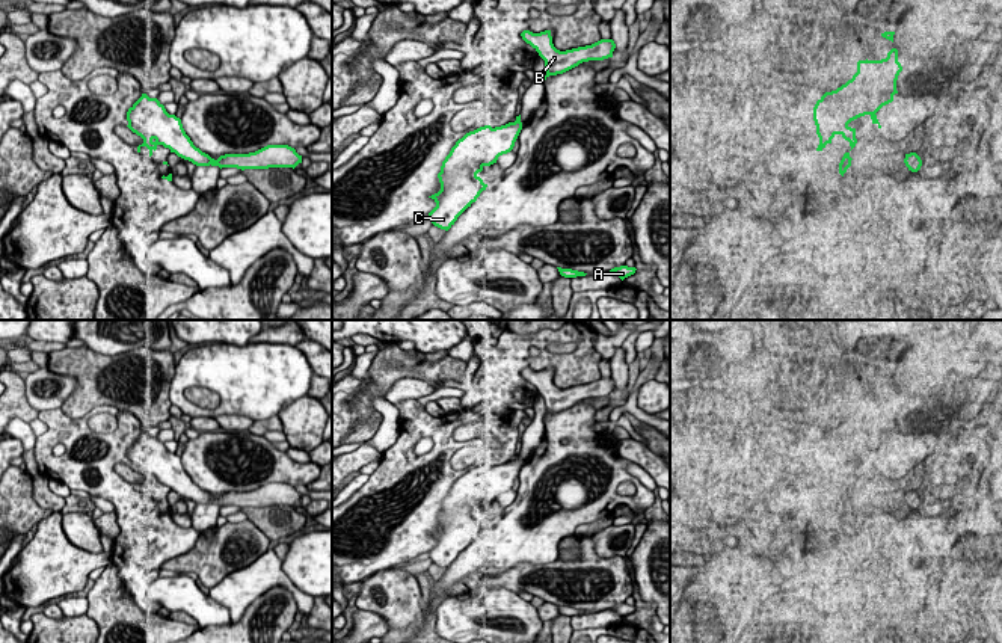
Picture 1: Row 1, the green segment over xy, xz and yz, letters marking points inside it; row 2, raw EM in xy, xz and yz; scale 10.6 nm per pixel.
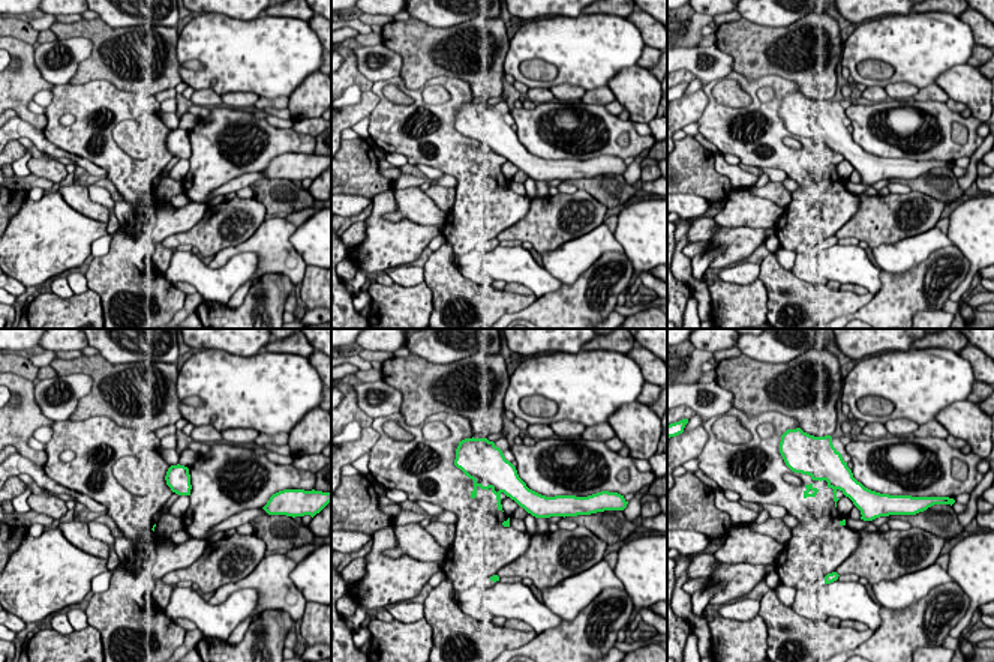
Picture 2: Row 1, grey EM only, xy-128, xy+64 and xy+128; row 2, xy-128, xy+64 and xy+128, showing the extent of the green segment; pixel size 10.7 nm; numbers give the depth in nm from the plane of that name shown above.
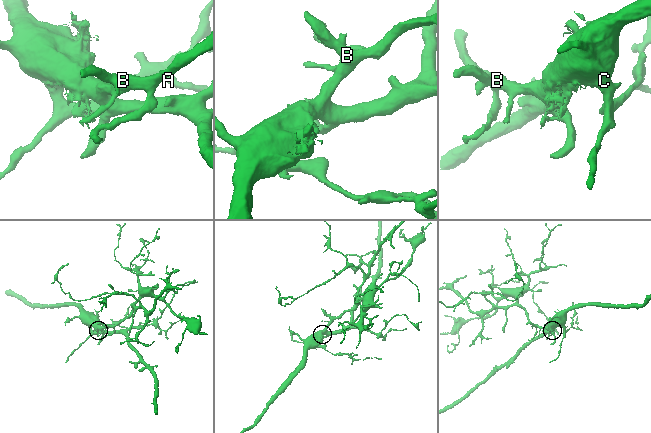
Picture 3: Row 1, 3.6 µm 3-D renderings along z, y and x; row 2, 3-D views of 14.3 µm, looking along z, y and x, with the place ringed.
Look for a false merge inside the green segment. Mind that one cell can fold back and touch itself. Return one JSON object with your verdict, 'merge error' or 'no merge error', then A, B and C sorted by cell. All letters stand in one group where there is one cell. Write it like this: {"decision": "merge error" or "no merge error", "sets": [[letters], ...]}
{"decision": "no merge error", "sets": [["A", "B", "C"]]}

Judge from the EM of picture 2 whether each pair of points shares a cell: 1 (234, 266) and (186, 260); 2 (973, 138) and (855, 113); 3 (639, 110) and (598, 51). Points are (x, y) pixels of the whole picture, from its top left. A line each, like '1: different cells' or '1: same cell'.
1: same cell
2: same cell
3: different cells

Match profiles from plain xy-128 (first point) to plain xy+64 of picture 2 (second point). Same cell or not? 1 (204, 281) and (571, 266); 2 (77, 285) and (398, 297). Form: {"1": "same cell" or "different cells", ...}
{"1": "different cells", "2": "different cells"}

